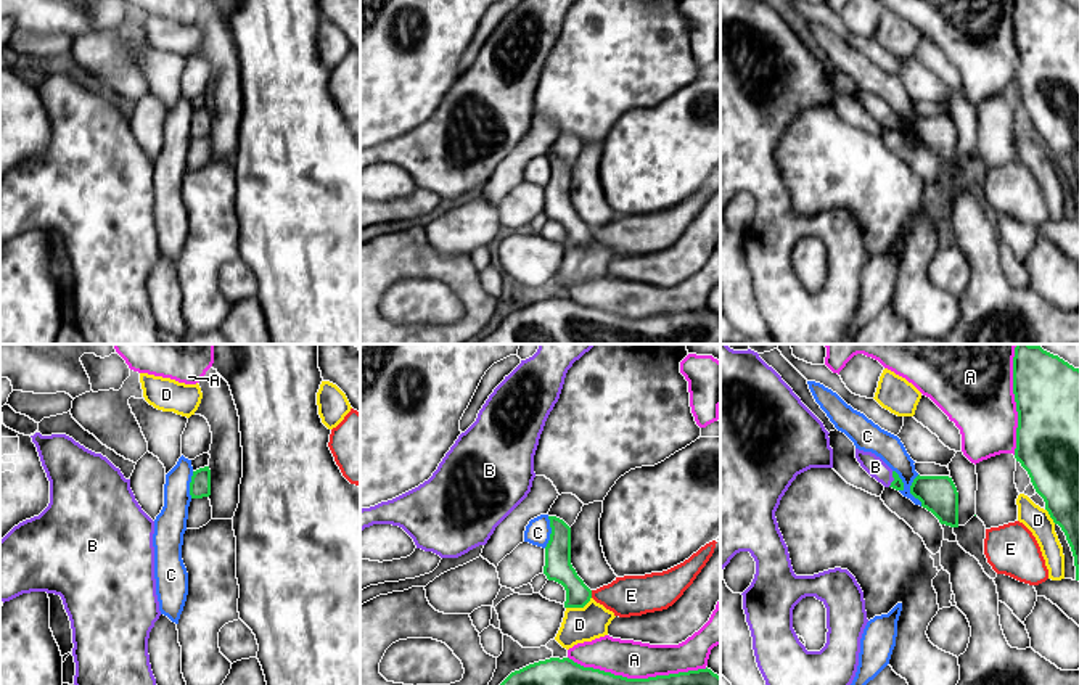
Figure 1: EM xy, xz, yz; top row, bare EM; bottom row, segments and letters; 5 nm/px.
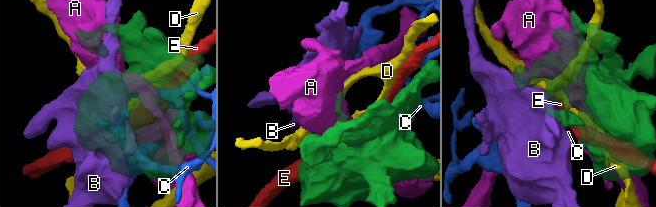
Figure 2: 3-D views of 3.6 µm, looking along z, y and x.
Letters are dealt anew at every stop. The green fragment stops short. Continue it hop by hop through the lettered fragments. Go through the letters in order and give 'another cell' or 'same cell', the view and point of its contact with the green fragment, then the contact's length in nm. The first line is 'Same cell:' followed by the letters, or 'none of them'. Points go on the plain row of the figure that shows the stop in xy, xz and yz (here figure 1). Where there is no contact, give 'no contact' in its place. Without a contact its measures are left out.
Same cell: B
A: another cell; meets green in xz at (637, 319); contact 700 nm long
B: same cell; meets green in yz at (894, 119); contact 80 nm long
C: another cell; meets green in yz at (910, 131); contact 160 nm long
D: another cell; meets green in xz at (579, 246); contact 140 nm long
E: another cell; meets green in xz at (590, 233); contact 40 nm long

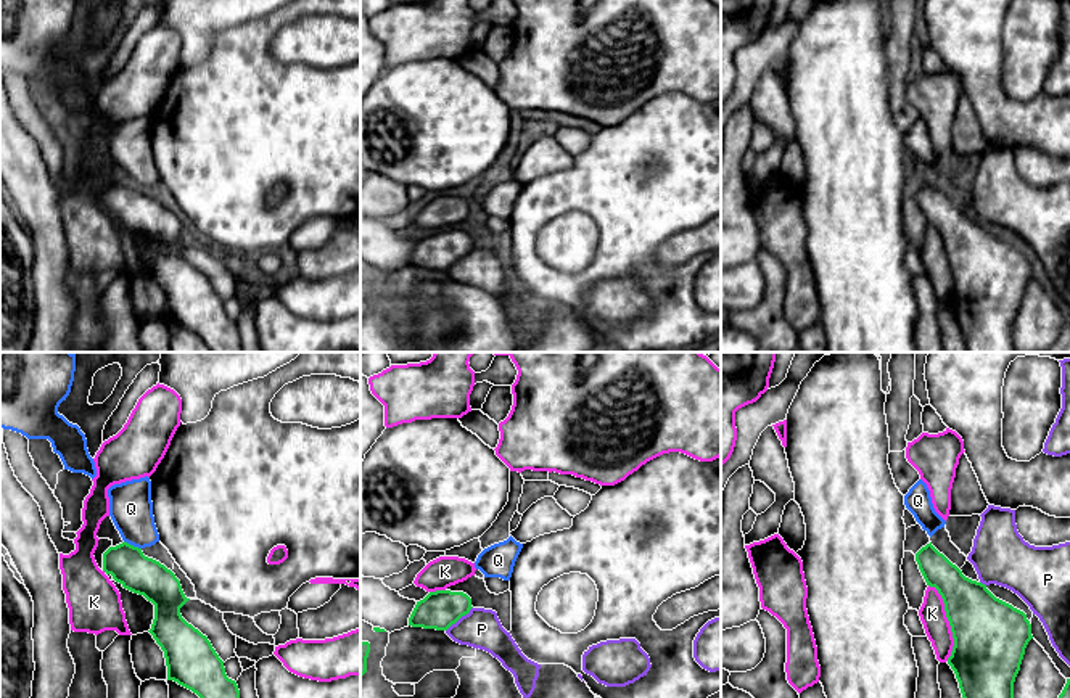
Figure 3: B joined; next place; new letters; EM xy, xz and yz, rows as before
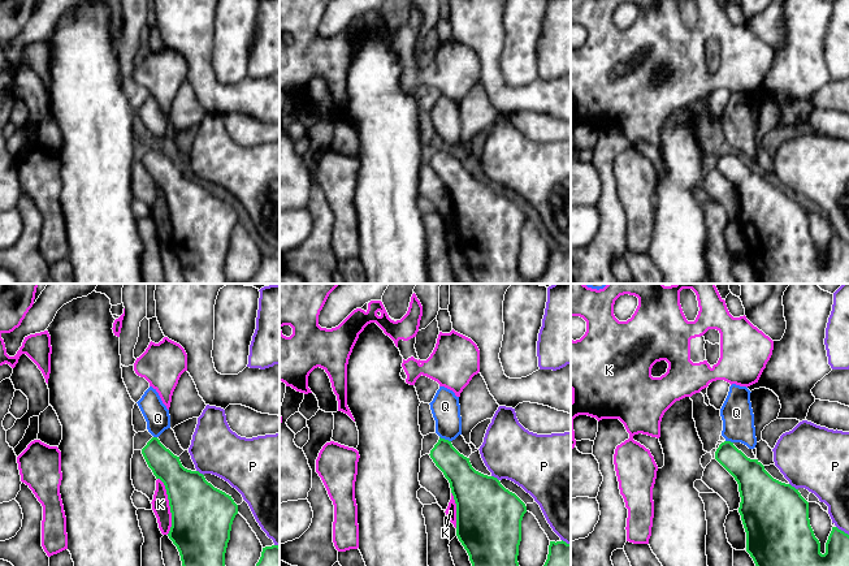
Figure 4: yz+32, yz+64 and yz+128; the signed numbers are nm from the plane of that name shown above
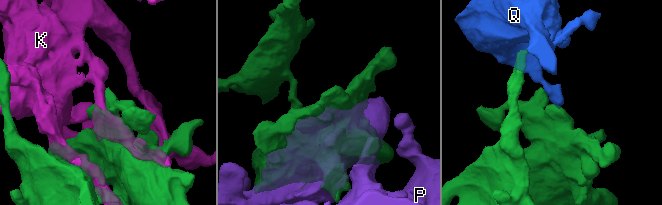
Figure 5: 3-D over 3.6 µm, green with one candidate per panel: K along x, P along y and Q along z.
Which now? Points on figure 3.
Same cell: none of them
K: another cell; meets green in yz at (948, 259); contact 400 nm long
P: another cell; meets green in xz at (459, 258); contact 180 nm long
Q: another cell; meets green in xy at (132, 185); contact 100 nm long

